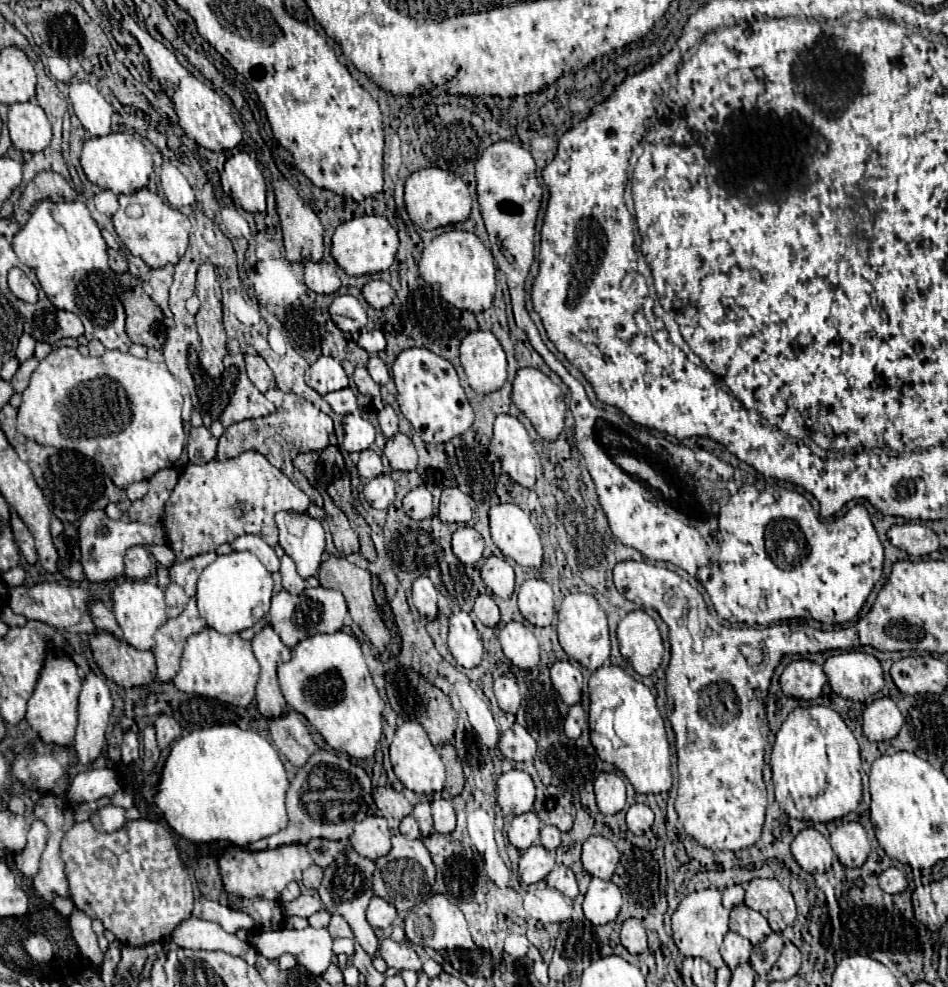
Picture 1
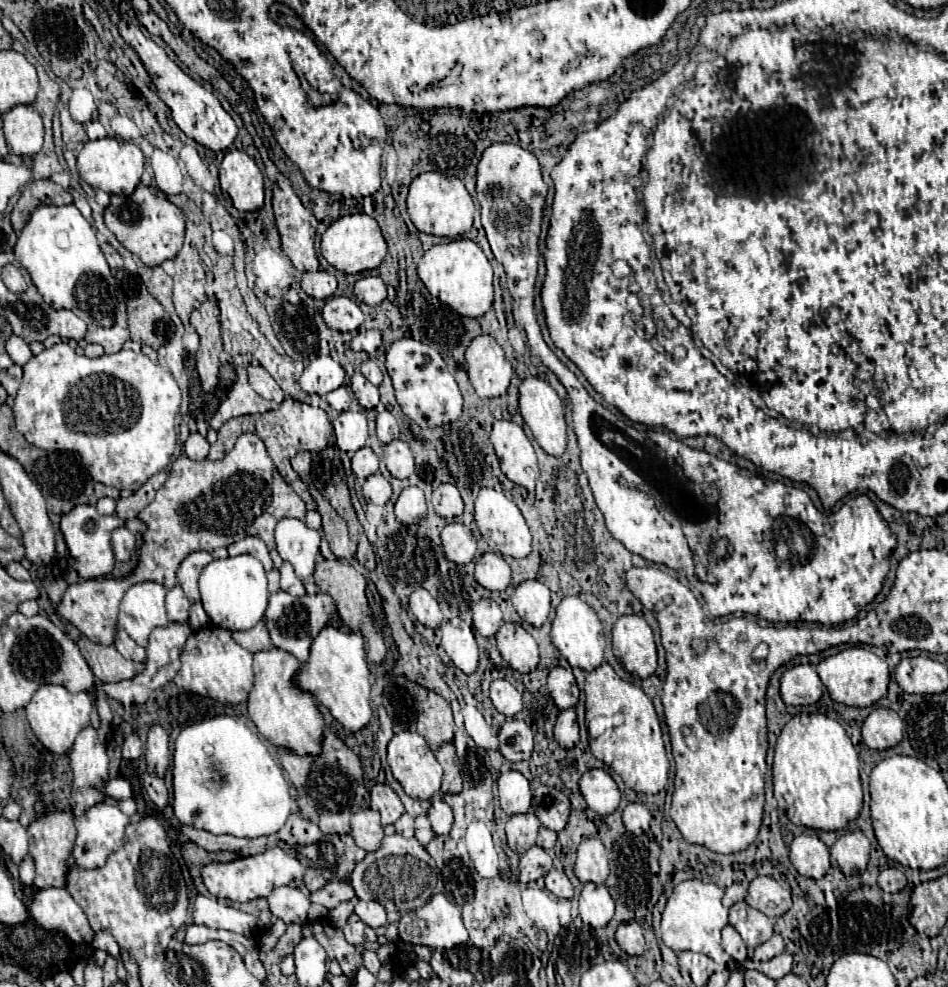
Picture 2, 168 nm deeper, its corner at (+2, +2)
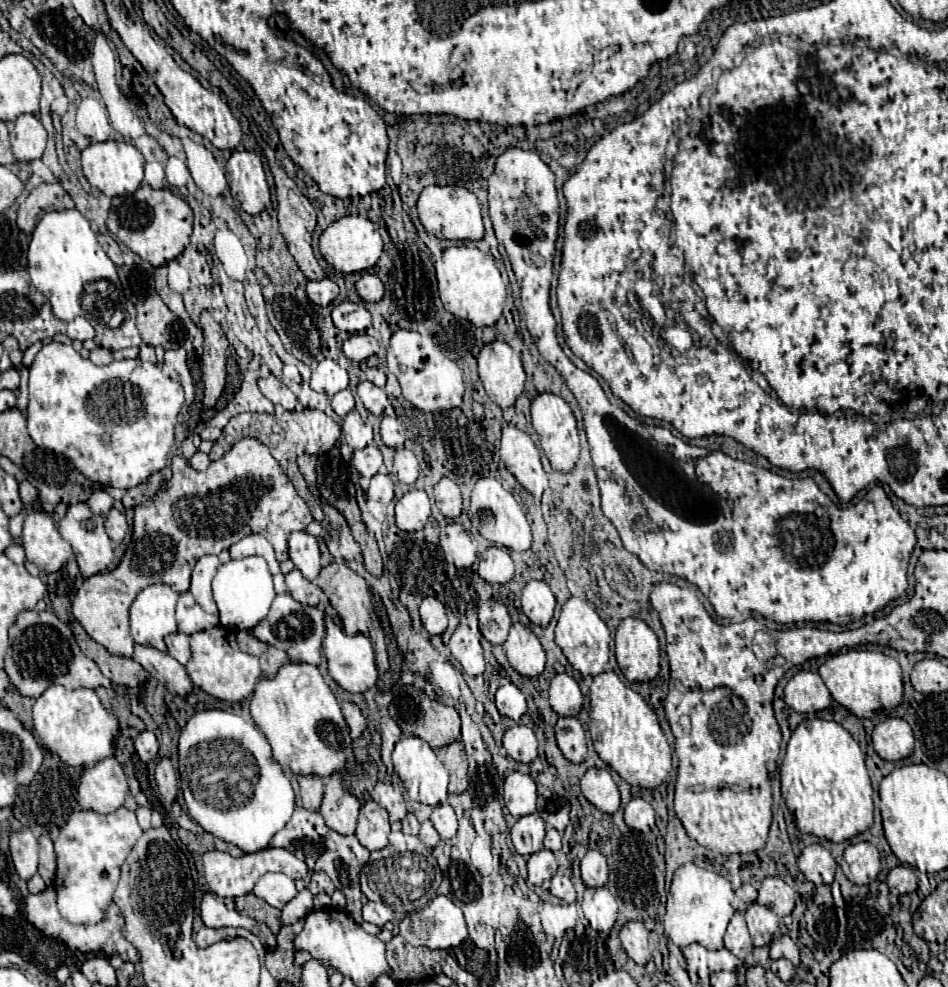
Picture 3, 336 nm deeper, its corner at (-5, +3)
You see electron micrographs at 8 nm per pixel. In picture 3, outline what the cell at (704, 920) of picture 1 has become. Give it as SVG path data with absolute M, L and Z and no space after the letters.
M684 864L674 872L668 902L666 902L666 916L664 916L664 930L666 936L680 948L698 942L704 948L720 950L724 948L724 932L726 926L734 914L732 908L734 890L730 886L730 880L722 874L716 874L712 870L706 870L696 864Z

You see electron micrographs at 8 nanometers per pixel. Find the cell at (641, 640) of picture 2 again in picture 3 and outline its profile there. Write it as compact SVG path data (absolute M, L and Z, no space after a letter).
M638 618L622 620L614 644L616 662L628 682L650 682L660 672L660 644L646 622Z

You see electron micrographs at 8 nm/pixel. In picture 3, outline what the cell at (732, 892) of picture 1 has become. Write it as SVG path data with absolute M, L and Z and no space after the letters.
M742 884L742 886L736 890L734 906L736 906L738 910L746 910L754 900L756 900L756 890L754 890L750 884Z

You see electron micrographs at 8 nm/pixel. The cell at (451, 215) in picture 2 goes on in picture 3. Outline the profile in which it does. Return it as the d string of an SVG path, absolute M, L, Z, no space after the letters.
M428 186L422 190L418 200L418 216L422 226L432 232L436 238L444 240L482 240L484 238L484 226L482 226L482 214L480 214L480 202L478 198L460 186Z

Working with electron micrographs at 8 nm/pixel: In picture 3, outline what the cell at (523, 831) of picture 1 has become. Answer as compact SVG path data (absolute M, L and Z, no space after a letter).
M528 814L524 818L520 818L514 826L512 826L512 844L516 848L518 854L522 856L530 856L534 852L542 850L542 840L544 840L544 822L540 818L540 814Z

